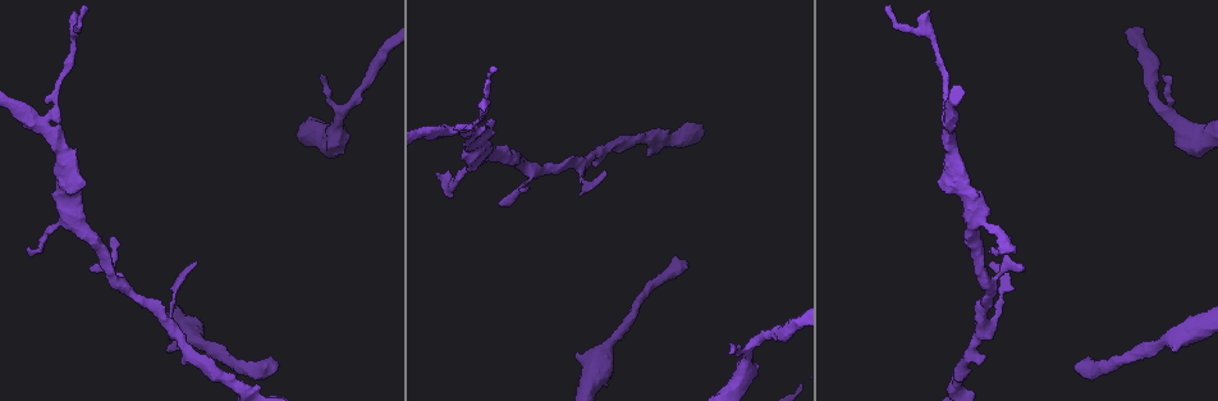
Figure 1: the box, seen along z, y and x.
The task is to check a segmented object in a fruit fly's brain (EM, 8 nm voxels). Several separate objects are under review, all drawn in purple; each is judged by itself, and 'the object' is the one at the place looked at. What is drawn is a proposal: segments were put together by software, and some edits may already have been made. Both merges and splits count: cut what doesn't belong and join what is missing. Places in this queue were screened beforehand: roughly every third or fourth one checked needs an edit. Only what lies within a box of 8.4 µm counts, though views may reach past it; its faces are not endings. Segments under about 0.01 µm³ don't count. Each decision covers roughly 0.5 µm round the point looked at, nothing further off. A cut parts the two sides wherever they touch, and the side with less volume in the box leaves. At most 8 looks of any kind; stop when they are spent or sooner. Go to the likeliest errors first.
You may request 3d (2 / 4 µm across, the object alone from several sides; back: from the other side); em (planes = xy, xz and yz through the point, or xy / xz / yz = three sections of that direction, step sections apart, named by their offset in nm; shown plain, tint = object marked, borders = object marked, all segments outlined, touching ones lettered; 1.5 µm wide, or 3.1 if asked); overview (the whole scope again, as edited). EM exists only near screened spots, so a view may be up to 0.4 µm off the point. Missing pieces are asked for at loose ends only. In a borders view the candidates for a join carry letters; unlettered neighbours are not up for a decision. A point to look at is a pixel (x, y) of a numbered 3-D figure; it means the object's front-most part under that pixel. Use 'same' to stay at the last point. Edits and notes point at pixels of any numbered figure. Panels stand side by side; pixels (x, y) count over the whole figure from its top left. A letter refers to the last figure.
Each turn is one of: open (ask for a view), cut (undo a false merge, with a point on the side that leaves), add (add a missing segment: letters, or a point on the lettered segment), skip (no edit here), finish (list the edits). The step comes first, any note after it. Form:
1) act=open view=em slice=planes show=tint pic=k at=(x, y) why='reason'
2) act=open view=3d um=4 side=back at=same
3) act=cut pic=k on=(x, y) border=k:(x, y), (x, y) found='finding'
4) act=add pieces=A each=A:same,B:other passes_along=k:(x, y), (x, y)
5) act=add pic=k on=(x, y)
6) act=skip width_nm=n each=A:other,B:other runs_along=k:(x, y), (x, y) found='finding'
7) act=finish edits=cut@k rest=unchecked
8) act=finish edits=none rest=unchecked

act=open view=em slice=xy step=4 show=tint pic=1 at=(686, 269) why='end of a long branch'

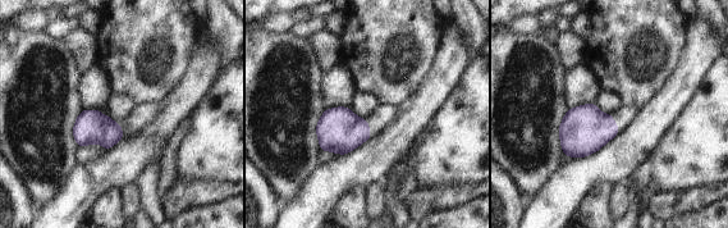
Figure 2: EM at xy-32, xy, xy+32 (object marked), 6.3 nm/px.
act=open view=em slice=planes show=borders at=same

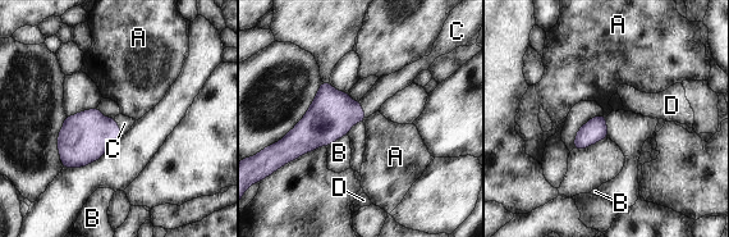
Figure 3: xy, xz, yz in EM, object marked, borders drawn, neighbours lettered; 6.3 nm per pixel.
act=add pieces=C each=A:other,B:other,C:same,D:other found='it goes on there'

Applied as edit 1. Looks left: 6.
act=open view=overview

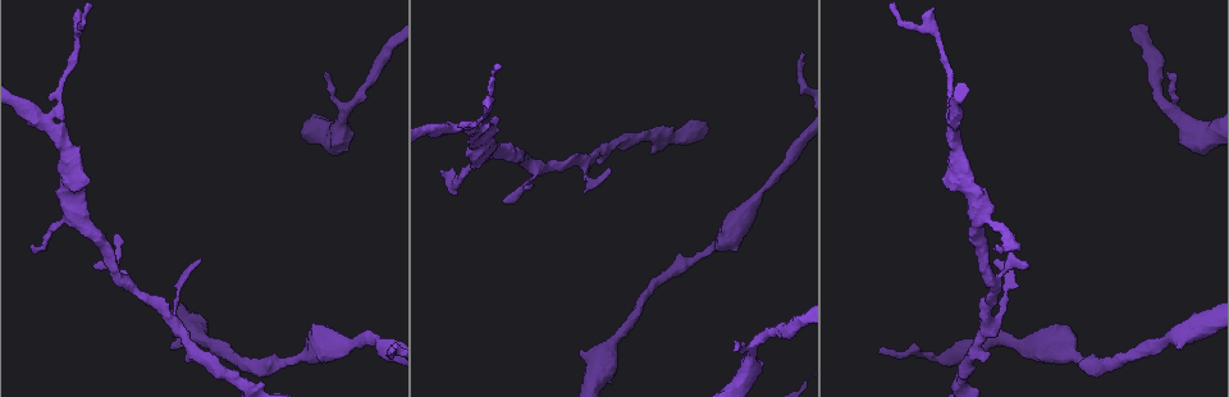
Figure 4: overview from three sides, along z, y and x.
act=open view=3d um=4 pic=4 at=(88, 183) why='branch stops here'

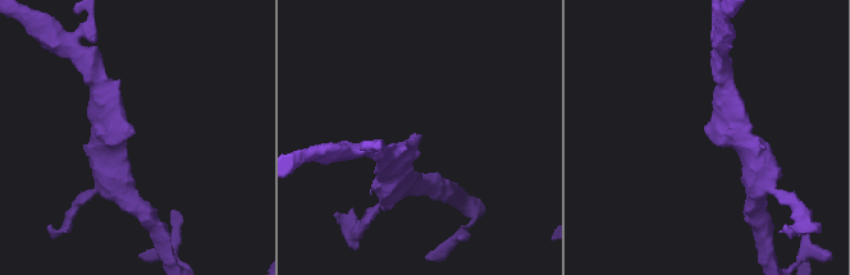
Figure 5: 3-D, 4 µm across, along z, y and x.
act=open view=em slice=xz step=4 show=borders pic=5 at=(419, 137)

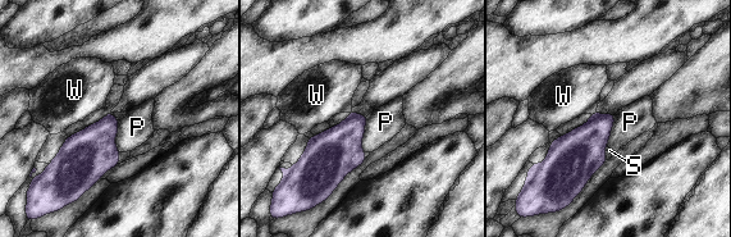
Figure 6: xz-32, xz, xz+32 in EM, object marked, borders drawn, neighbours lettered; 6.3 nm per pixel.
act=skip each=P:other,S:other,W:other border=6:(368, 115), (364, 123), (362, 150) found='no lettered segment goes on from it'

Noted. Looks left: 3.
act=open view=em slice=xy step=4 show=borders pic=4 at=(536, 168) why='arms part here'

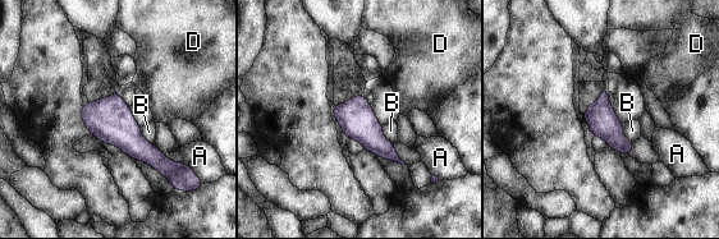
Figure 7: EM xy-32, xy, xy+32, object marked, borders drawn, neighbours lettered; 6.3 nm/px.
act=skip each=A:other,B:other,D:other border=7:(381, 125), (381, 133), (393, 143) found='one neuron here'

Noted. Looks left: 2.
act=finish edits=add@3 rest=unchecked

